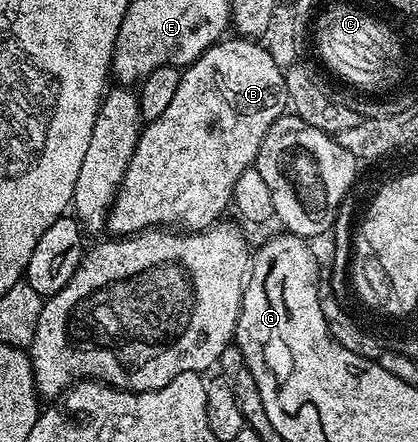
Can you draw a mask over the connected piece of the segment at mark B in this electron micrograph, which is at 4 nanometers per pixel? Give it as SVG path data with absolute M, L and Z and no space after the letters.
M222 38L208 48L198 60L189 65L181 73L179 90L175 90L173 101L171 101L166 112L159 114L159 118L148 121L142 127L141 137L137 140L135 154L131 156L131 162L127 166L127 174L123 174L123 182L117 185L117 197L113 199L113 205L109 207L109 219L107 228L114 237L131 236L138 232L146 230L157 230L162 226L168 226L173 230L188 230L190 232L201 232L204 228L211 227L212 224L218 223L225 211L230 211L233 203L233 191L235 182L239 182L239 174L243 170L254 167L257 163L257 155L263 146L263 138L267 138L267 130L278 118L286 111L287 97L285 94L285 74L271 54L265 48L264 44L253 38Z

